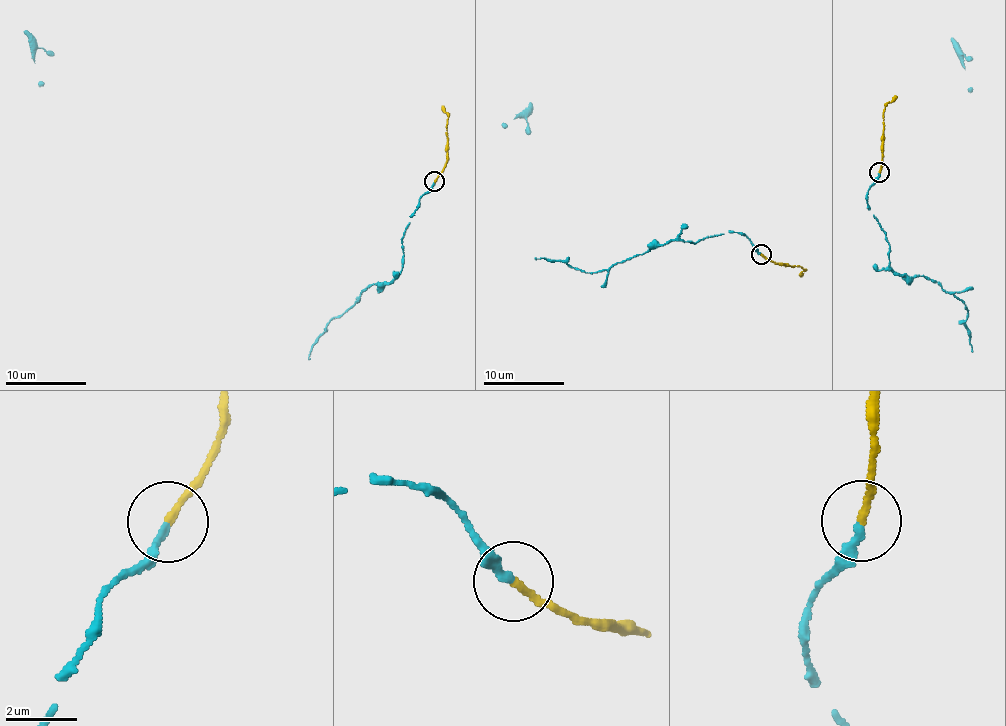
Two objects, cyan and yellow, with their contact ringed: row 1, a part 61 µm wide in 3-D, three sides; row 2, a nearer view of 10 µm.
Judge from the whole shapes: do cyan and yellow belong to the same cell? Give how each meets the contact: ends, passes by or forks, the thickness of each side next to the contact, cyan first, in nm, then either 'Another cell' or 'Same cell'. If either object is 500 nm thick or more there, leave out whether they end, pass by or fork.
At the ring cyan ends. At the ring yellow ends. Thickness 190 nm (cyan) against 180 nm. Same cell

